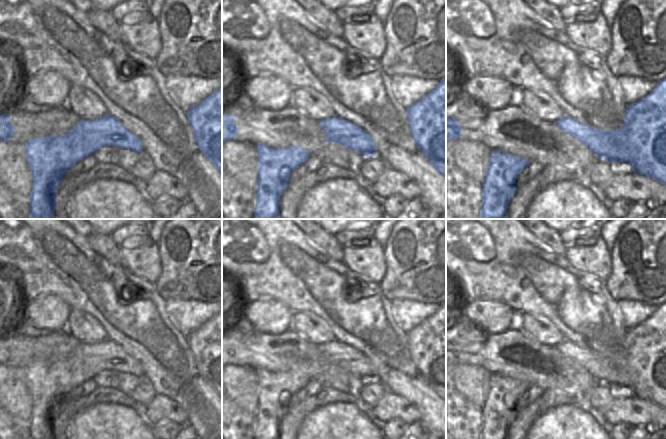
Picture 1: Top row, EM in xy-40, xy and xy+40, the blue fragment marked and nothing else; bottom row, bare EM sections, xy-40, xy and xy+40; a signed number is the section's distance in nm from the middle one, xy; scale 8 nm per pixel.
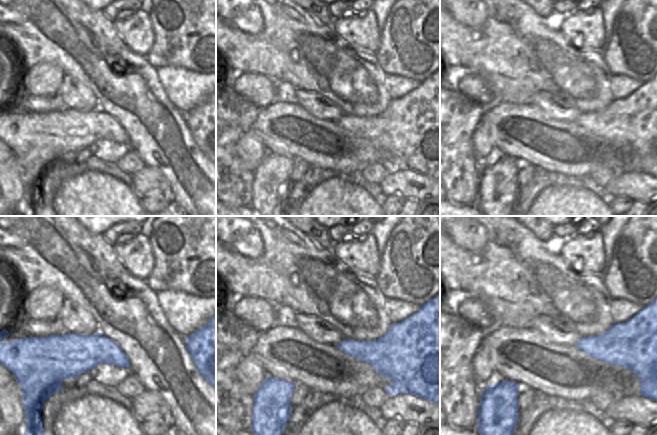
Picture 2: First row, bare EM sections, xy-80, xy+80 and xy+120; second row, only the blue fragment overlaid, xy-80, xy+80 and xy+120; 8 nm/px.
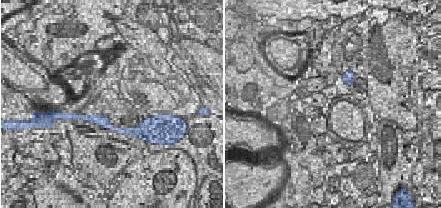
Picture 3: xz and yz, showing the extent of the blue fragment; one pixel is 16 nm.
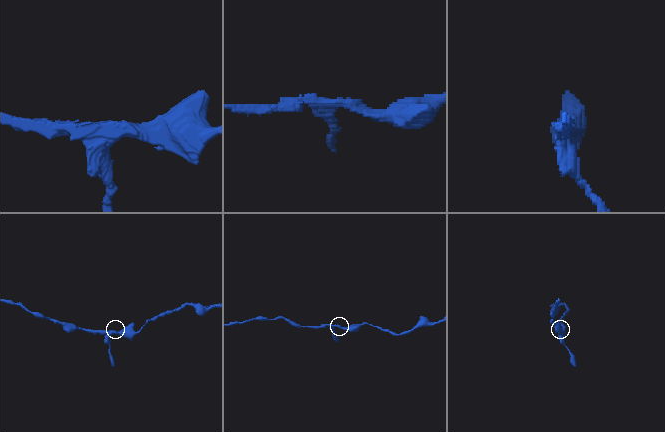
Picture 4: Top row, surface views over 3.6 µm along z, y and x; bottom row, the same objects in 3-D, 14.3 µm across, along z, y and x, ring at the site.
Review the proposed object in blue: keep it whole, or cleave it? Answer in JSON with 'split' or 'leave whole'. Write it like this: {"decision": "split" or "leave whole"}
{"decision": "split"}

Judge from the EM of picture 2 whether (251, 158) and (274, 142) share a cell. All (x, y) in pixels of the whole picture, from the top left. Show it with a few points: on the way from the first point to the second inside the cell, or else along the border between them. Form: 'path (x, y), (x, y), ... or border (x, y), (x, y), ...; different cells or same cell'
border (255, 131), (266, 152); different cells

